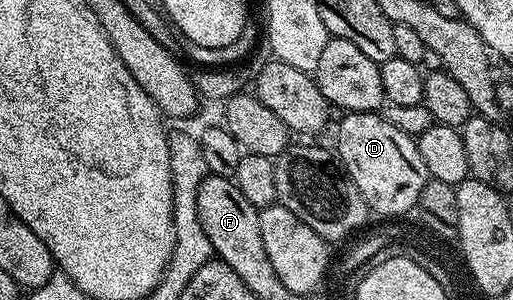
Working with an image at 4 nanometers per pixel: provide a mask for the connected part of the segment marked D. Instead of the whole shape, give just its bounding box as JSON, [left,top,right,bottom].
[335,111,428,215]

